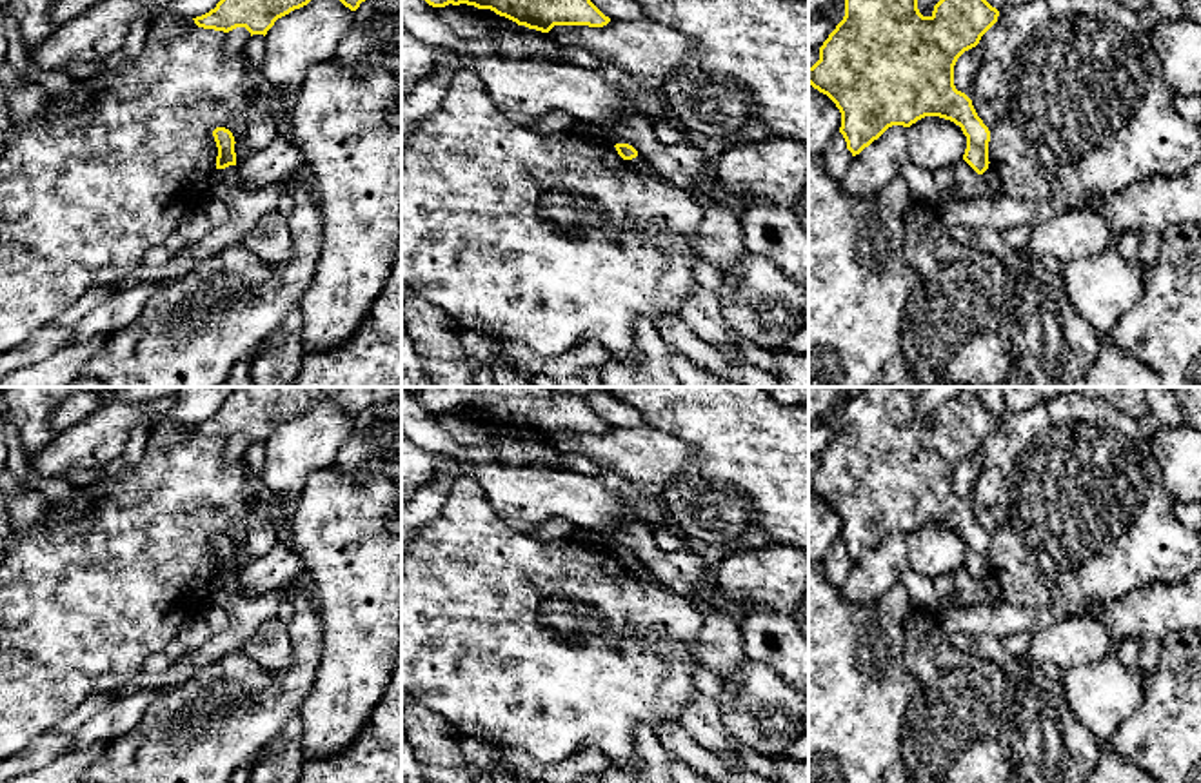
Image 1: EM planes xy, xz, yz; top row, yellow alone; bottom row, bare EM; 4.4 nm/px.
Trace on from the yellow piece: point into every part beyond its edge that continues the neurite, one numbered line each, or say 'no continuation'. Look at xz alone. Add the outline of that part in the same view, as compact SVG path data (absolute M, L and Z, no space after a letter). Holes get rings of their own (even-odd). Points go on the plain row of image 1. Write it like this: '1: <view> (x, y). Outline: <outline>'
no continuation

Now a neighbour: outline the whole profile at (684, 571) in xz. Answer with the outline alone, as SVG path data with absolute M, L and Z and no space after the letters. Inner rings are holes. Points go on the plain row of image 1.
M623 521L614 529L600 530L605 549L610 552L629 550L650 570L656 580L683 598L692 598L701 585L709 585L714 607L729 614L738 625L743 621L741 607L718 592L710 578L710 567L696 547L661 550L654 541L654 527L645 521Z

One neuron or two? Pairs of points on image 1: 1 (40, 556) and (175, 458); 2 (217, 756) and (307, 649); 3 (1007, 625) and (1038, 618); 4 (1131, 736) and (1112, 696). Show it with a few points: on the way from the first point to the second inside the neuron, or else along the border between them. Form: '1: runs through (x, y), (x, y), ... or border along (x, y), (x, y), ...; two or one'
1: runs through (79, 556), (99, 556), (158, 496); one
2: runs through (246, 727), (271, 703), (277, 703), (298, 678); one
3: runs through (1014, 620), (1031, 618); one
4: border along (1145, 682), (1140, 705), (1109, 742); two

